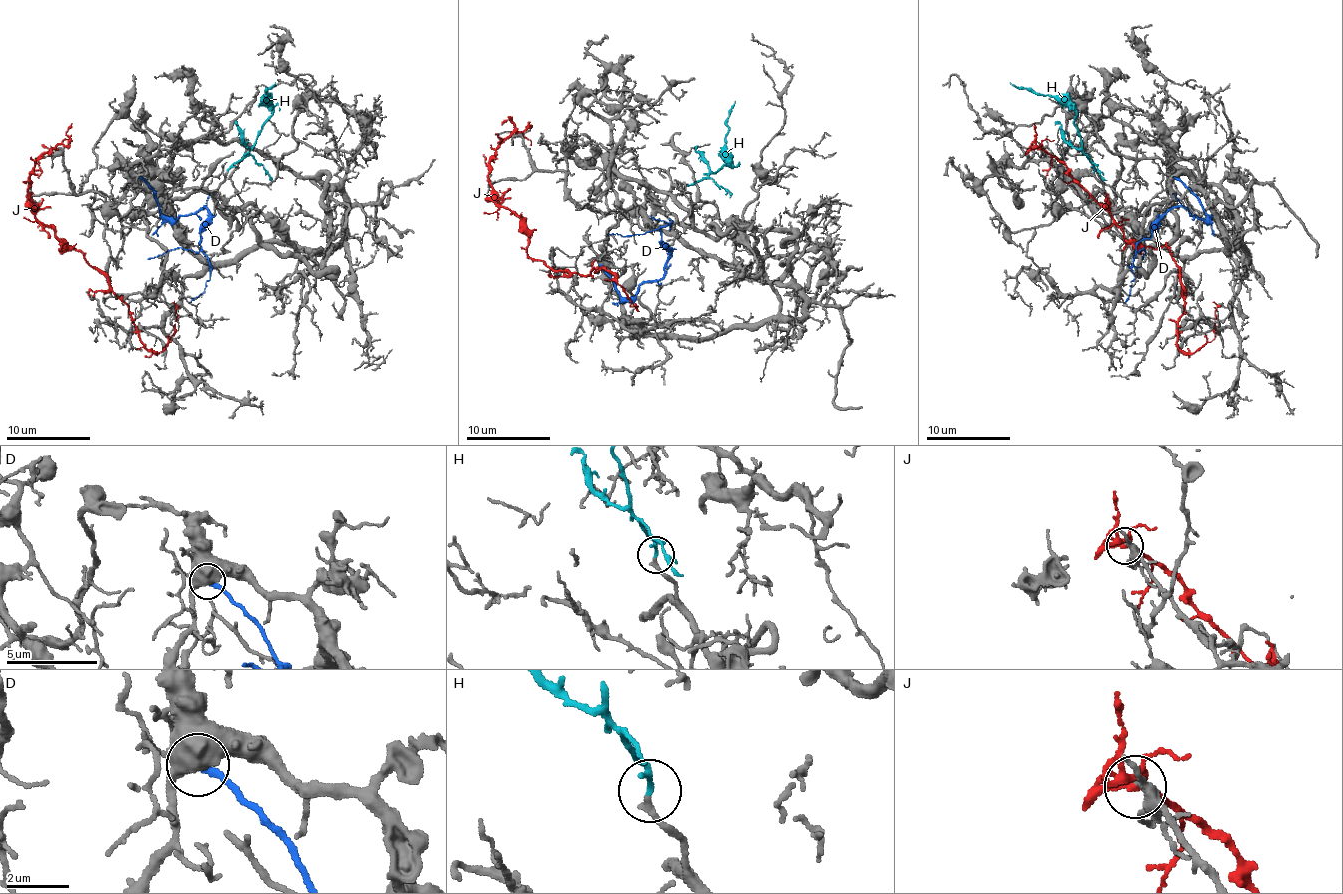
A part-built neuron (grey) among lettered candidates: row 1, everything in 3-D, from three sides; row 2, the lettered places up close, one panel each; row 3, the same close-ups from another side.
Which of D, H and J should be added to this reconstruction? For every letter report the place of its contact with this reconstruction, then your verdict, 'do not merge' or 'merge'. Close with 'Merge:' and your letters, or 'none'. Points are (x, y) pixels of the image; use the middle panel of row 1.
D: contact (600, 265); do not merge
H: contact (687, 185); merge
J: contact (515, 130); do not merge
Merge: H

